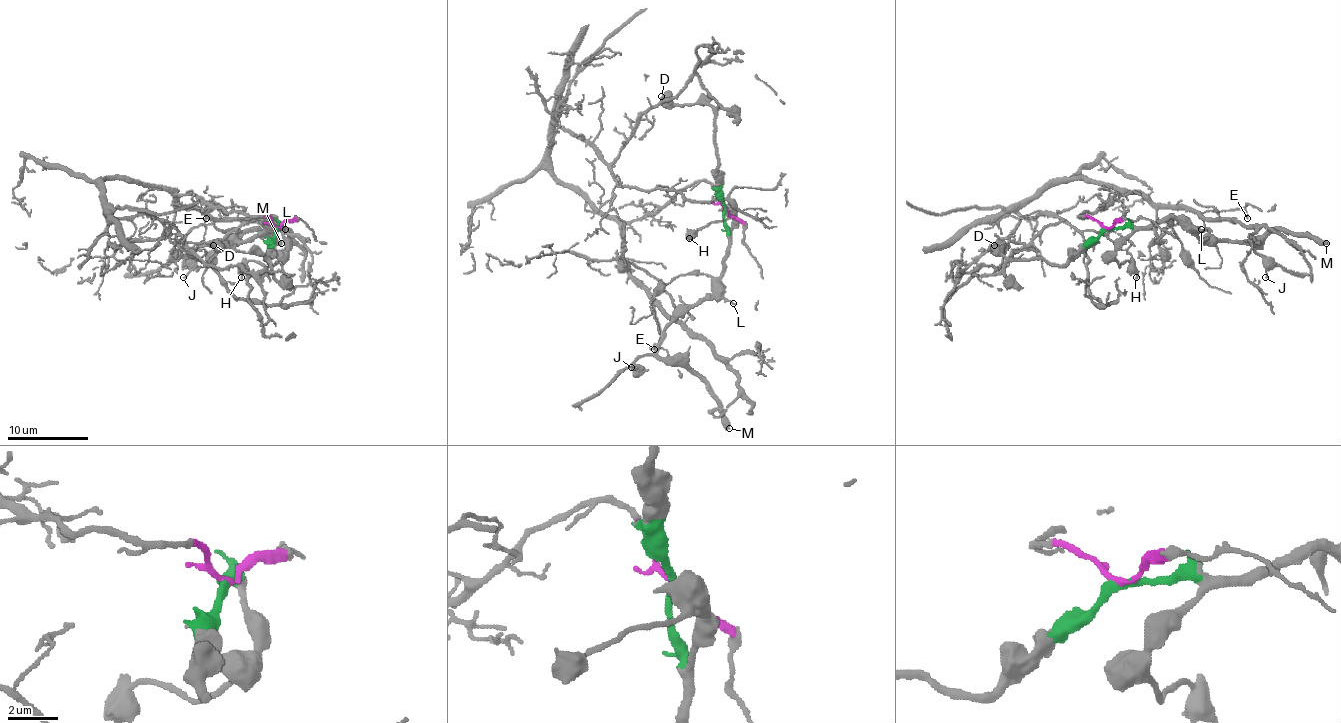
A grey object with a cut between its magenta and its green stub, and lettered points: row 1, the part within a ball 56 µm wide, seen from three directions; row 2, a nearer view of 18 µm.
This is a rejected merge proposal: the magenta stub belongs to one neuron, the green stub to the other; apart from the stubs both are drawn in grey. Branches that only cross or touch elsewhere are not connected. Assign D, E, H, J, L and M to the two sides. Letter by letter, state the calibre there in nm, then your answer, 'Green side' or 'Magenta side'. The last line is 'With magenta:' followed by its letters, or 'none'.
D: Thickness 750 nm. Green side
E: Thickness 160 nm. Magenta side
H: Thickness 340 nm. Green side
J: Thickness 90 nm. Green side
L: Thickness 140 nm. Green side
M: Thickness 500 nm. Green side
With magenta: E

